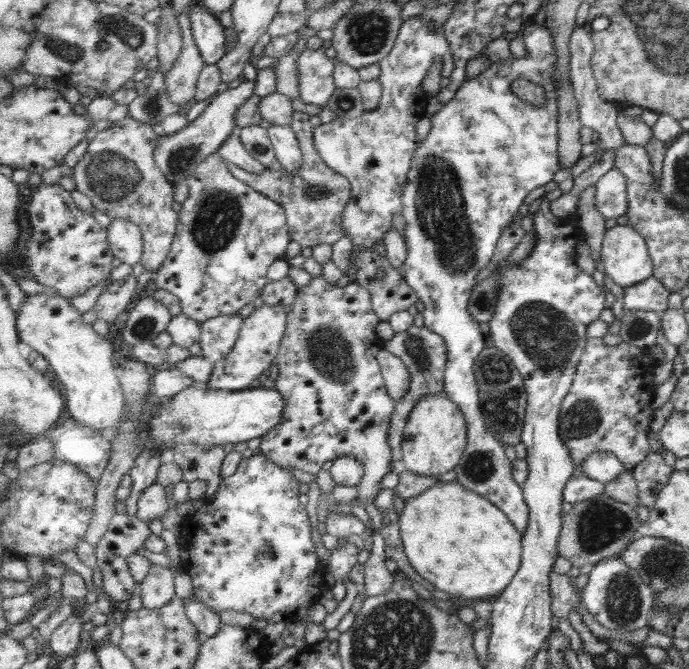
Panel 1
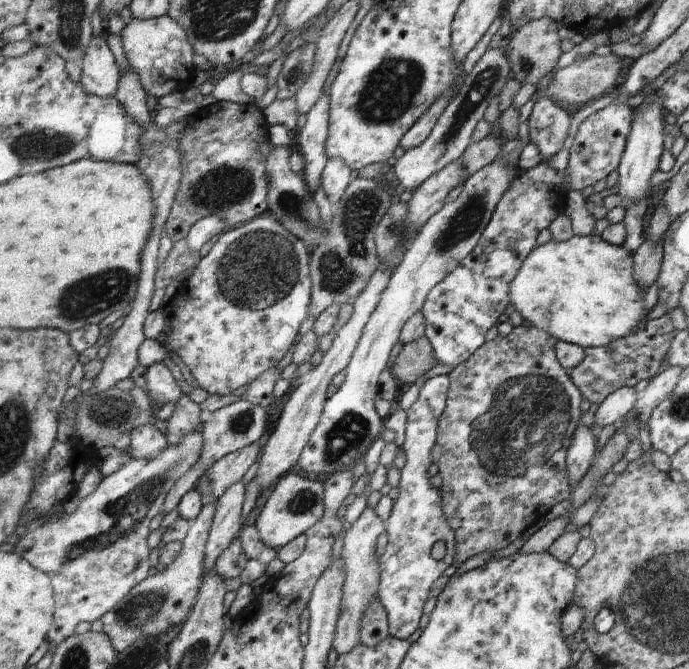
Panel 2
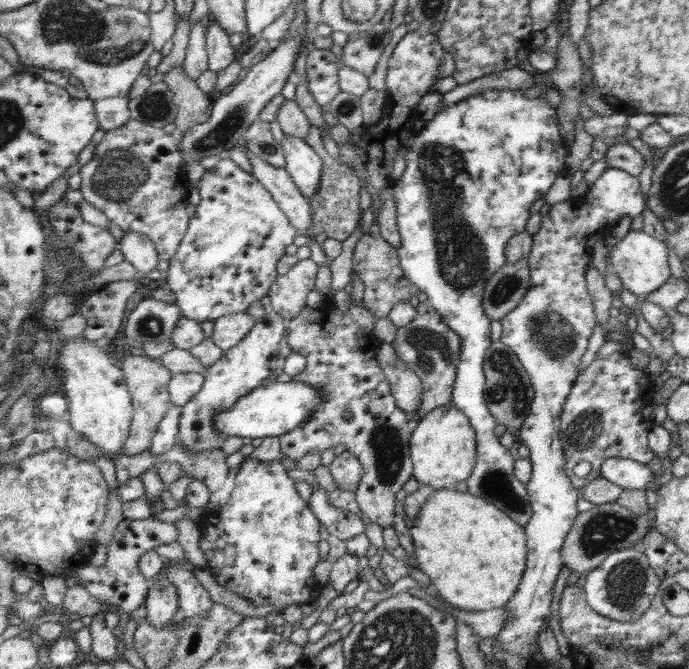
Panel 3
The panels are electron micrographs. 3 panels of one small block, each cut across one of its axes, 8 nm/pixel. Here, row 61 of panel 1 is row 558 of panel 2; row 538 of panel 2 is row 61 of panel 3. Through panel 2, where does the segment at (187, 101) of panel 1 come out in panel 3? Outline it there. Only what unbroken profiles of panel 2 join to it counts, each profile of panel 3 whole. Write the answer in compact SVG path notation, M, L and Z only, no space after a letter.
M193 24L191 30L191 42L187 50L187 60L185 60L185 72L197 82L207 70L211 70L209 64L209 50L207 50L207 28L203 24Z

